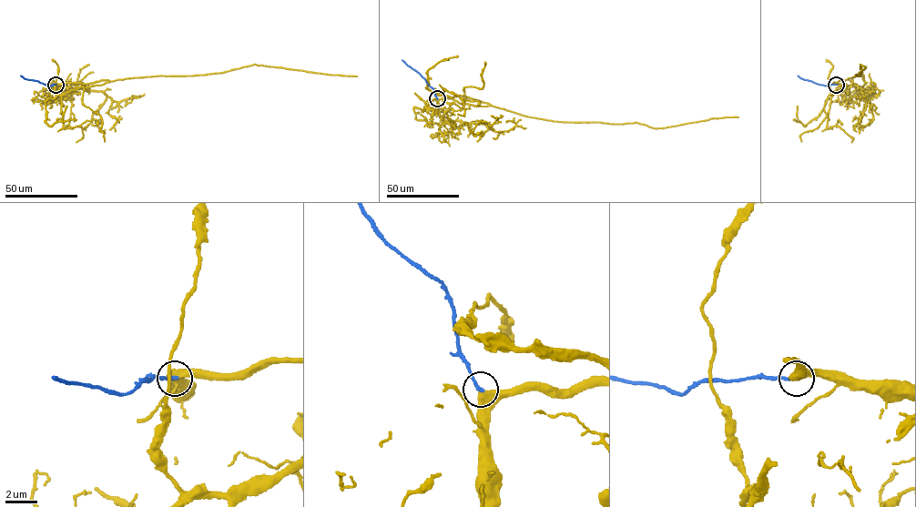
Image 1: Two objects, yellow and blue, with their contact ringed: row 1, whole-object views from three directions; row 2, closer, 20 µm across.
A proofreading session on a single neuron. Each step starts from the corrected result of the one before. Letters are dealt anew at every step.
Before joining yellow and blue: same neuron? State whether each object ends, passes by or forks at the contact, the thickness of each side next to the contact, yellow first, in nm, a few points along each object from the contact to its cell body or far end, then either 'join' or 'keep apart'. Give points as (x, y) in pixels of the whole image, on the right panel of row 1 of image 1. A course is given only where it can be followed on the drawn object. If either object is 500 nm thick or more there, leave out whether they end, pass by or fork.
yellow passes by; blue ends there; 360 nm thick on the yellow side, 240 nm on the other; yellow runs (836, 85), (833, 83), (860, 76), (860, 65), (866, 66), (854, 76); blue runs (836, 85), (825, 86), (798, 76); join

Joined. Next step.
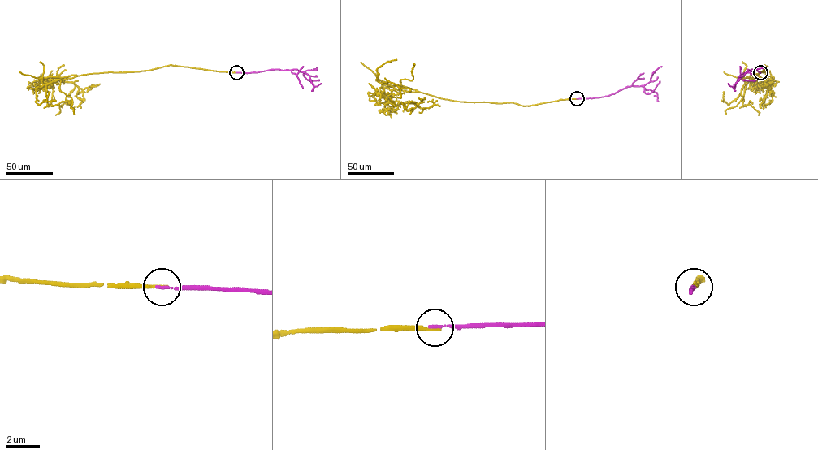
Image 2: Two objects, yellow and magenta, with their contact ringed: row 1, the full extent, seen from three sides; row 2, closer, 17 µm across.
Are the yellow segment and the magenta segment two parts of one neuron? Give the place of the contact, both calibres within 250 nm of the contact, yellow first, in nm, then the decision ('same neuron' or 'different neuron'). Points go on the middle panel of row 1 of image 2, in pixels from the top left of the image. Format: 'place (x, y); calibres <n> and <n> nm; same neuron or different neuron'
place (577, 98); calibres 180 and 180 nm; same neuron

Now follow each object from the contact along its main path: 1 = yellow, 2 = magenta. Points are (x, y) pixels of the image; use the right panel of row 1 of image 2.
1: (760, 72), (768, 66), (764, 65), (763, 72), (746, 76), (763, 79), (768, 86), (772, 100), (763, 106)
2: (760, 72), (747, 69), (733, 87), (728, 84)

